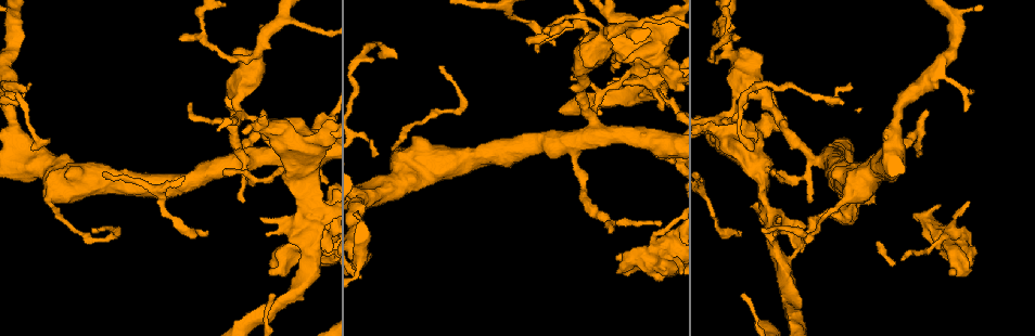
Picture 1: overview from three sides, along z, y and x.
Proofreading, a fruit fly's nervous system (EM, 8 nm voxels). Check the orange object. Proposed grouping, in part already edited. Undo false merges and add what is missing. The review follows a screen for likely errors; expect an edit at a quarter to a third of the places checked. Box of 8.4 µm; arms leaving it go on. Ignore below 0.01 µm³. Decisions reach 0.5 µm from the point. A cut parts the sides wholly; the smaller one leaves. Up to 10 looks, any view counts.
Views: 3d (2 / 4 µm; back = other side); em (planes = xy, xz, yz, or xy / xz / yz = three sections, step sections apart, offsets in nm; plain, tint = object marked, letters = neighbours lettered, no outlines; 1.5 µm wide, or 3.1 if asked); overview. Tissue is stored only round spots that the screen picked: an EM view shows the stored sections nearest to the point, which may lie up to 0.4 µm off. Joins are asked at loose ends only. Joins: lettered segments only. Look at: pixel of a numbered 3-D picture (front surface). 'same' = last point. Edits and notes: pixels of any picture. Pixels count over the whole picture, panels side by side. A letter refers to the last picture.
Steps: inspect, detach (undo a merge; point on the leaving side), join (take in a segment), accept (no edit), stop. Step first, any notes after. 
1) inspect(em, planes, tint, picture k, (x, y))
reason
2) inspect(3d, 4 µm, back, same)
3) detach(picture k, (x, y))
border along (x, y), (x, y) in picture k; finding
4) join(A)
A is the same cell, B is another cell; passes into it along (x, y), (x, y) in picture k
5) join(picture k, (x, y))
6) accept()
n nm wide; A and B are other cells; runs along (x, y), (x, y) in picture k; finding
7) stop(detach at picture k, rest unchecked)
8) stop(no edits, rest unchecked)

inspect(3d, 4 µm, picture 1, (270, 123))
two arms in line, one across

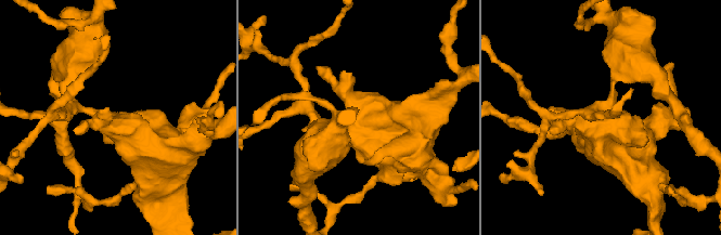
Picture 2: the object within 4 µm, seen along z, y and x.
inspect(em, planes, tint, picture 2, (357, 134))

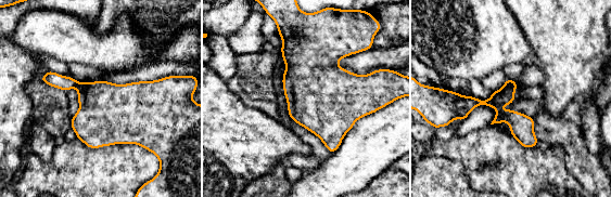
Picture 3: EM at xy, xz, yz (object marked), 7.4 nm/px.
inspect(em, planes, letters, same)
what lies round it

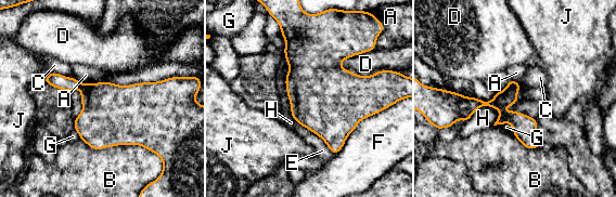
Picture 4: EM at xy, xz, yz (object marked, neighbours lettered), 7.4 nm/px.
detach(picture 4, (508, 96))
130 nm wide; A, B, C, D, E, F, G, H and J are other cells; border along (520, 86), (507, 88) in picture 4; a second neuron is stuck on

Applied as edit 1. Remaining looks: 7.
inspect(overview)

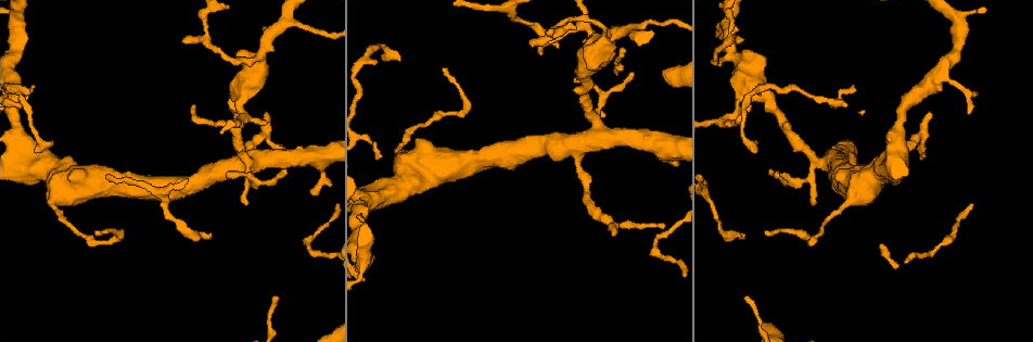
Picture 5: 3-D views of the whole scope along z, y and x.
inspect(3d, 2 µm, back, picture 5, (228, 175))
branch stops here

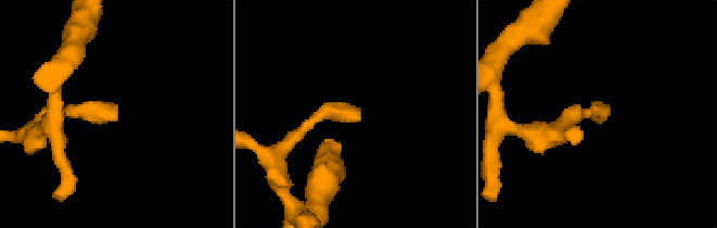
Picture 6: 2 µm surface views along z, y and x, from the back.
inspect(em, planes, plain, picture 6, (360, 114))

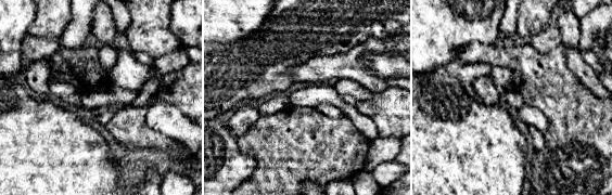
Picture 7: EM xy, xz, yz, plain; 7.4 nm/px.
inspect(em, planes, letters, same)
see the neighbours

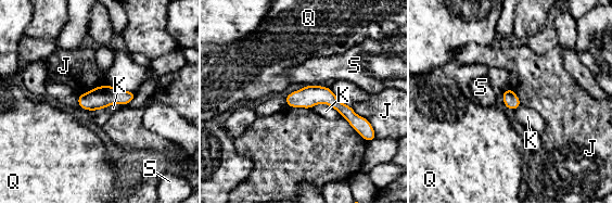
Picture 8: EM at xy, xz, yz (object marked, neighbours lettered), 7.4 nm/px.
accept()
K touches over 240 nm; J, K, Q and S are other cells; runs along (289, 98), (329, 98), (351, 112) in picture 8; no lettered segment goes on from it

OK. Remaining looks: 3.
inspect(3d, 4 µm, back, picture 5, (194, 108))
thin end

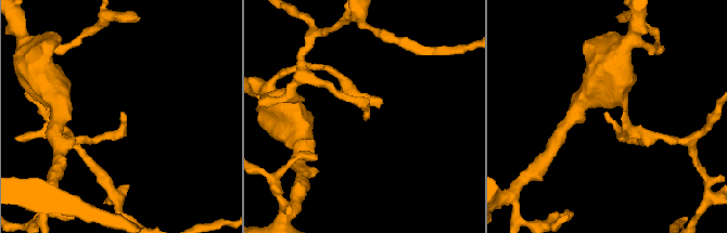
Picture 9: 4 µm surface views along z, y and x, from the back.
inspect(em, yz, step 4, plain, picture 9, (121, 113))
now the EM

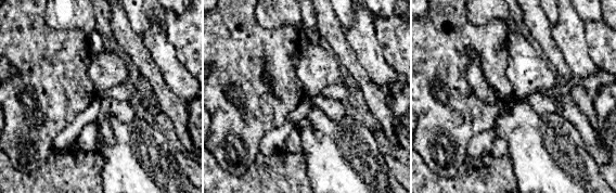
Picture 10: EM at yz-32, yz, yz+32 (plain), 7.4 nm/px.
inspect(em, yz, step 4, letters, same)
see the neighbours

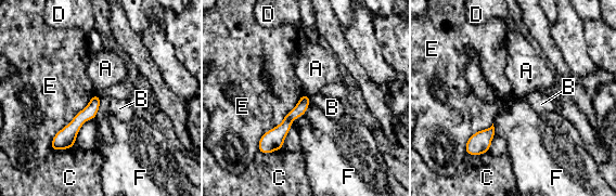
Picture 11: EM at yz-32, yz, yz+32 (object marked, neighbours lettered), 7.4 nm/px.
accept()
E touches over 550 nm; A, B, C, D, E and F are other cells; border along (309, 105), (291, 126) in picture 11; none of them fits

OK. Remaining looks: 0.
stop(detach at picture 4, rest unchecked)

